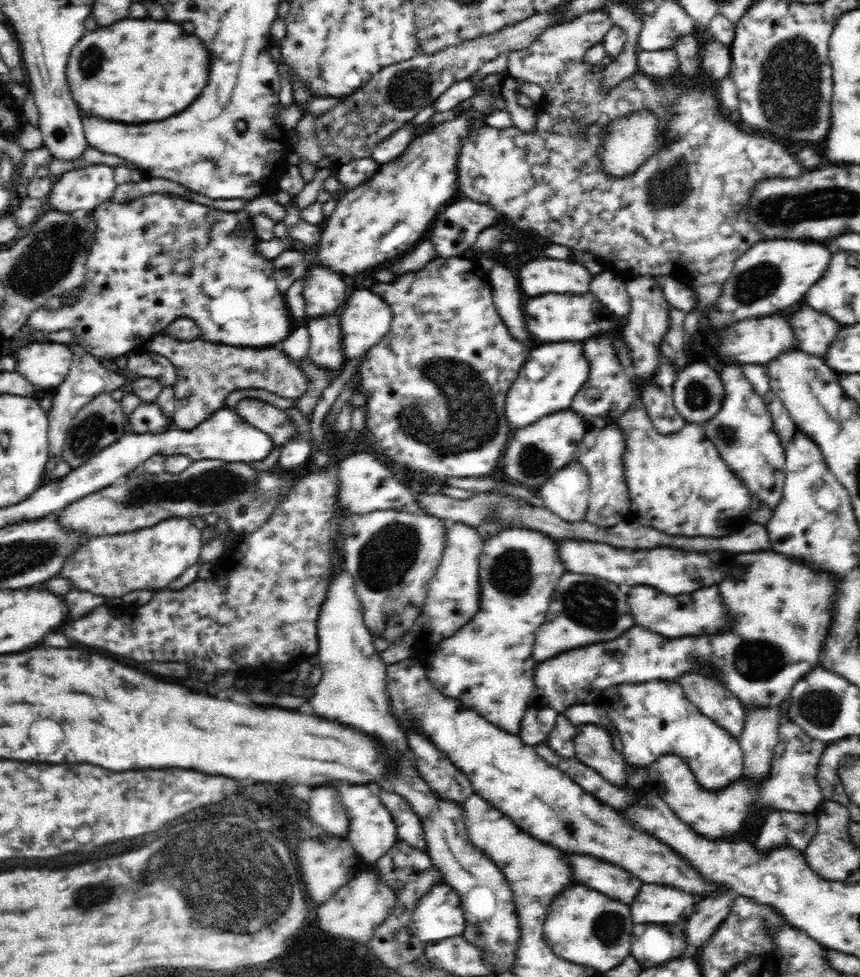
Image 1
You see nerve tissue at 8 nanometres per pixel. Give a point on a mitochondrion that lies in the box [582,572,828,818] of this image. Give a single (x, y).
(758, 660)

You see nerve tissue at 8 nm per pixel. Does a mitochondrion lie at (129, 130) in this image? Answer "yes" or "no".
no

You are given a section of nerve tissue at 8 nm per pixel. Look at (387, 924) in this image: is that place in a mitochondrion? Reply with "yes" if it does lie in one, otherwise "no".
no

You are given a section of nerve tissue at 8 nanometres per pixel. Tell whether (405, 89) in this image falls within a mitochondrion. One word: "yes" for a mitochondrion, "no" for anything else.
yes

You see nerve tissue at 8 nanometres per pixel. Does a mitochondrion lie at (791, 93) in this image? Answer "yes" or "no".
yes

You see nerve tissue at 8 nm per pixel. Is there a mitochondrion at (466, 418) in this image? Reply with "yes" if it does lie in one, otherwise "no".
yes

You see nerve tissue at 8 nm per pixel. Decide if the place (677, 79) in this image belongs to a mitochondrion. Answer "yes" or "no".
no

